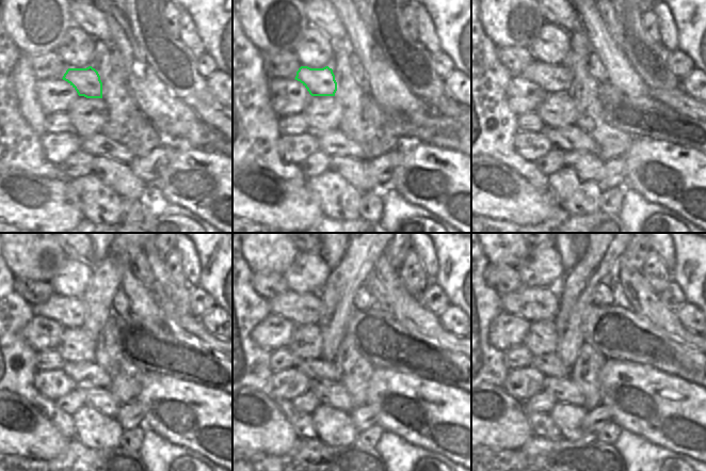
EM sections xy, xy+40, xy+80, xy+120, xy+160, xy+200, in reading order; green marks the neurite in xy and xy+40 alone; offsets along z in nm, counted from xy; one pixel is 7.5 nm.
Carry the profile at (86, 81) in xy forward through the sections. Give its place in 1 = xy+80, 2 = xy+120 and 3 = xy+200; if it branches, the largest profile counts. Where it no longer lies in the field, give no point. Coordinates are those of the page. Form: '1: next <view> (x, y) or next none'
1: next xy+80 (551, 78)
2: next xy+120 (70, 312)
3: next xy+200 (533, 303)

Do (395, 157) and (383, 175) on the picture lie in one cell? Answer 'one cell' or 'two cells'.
one cell

